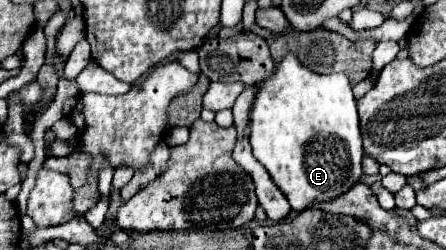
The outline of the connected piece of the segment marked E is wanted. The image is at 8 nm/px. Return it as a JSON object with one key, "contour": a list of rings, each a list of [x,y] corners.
{"contour":[[[288,51],[282,61],[278,61],[274,65],[274,71],[270,73],[270,77],[266,77],[264,81],[260,81],[256,85],[256,95],[254,95],[254,103],[252,103],[252,109],[250,109],[250,145],[252,145],[252,153],[254,157],[266,167],[266,171],[270,173],[272,181],[280,187],[280,191],[286,195],[290,207],[294,211],[302,211],[306,209],[306,205],[310,205],[312,201],[322,201],[322,199],[332,199],[332,197],[338,197],[342,191],[348,191],[362,175],[362,137],[360,137],[360,123],[358,123],[358,111],[356,111],[356,99],[352,95],[352,85],[348,81],[348,77],[344,73],[328,73],[328,75],[322,75],[322,73],[314,73],[312,69],[308,69],[306,65],[302,65],[298,61],[298,57]]]}

